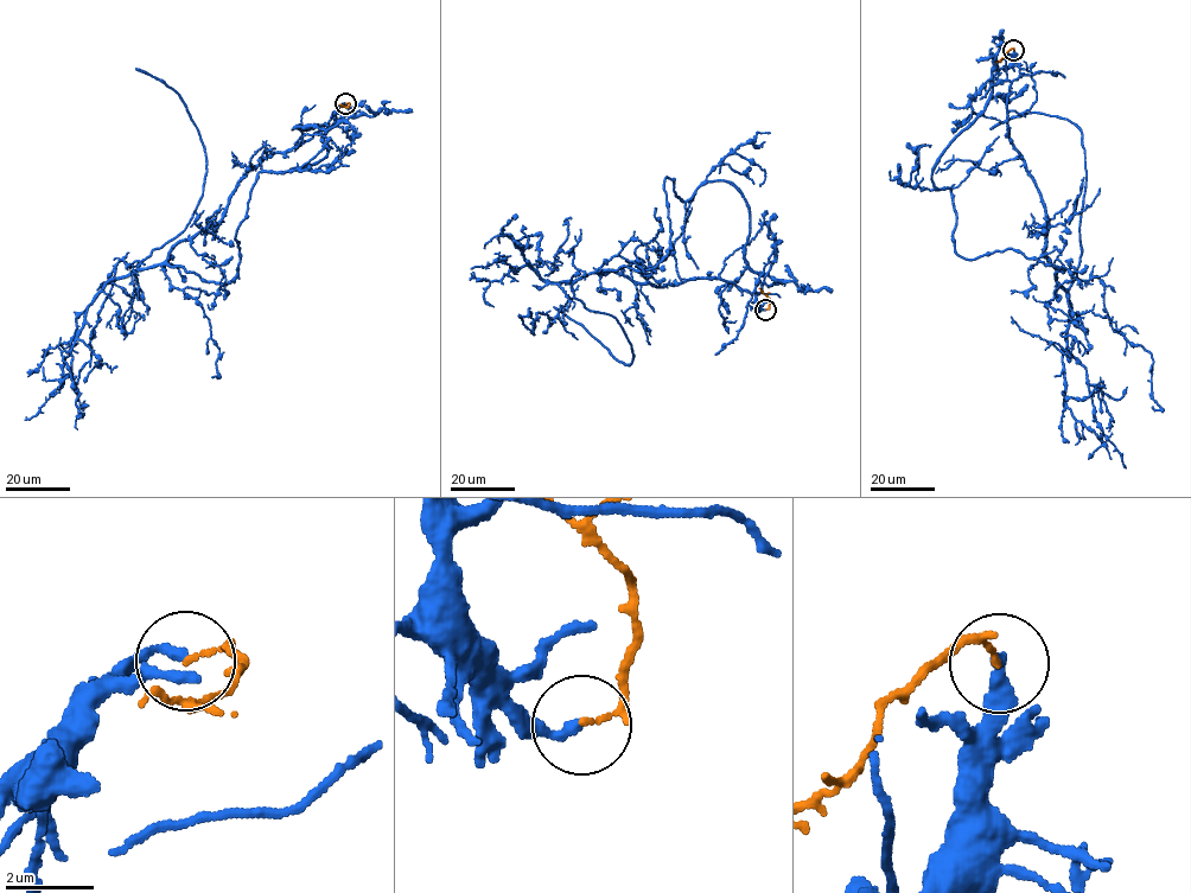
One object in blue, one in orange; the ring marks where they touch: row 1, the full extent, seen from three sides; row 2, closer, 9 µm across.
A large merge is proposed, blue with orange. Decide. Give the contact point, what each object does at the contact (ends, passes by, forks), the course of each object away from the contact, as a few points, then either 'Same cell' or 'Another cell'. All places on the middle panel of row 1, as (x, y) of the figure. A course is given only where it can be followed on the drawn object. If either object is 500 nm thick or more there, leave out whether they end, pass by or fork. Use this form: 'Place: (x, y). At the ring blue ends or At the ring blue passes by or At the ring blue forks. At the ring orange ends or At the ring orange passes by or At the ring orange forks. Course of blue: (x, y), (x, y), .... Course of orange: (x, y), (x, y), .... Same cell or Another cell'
Place: (765, 310). At the ring blue ends. At the ring orange ends. Course of blue: (766, 310), (719, 279), (656, 286), (587, 274), (572, 285), (575, 298), (616, 318), (628, 365), (554, 306). Course of orange: (766, 310), (770, 299), (759, 288). Another cell

